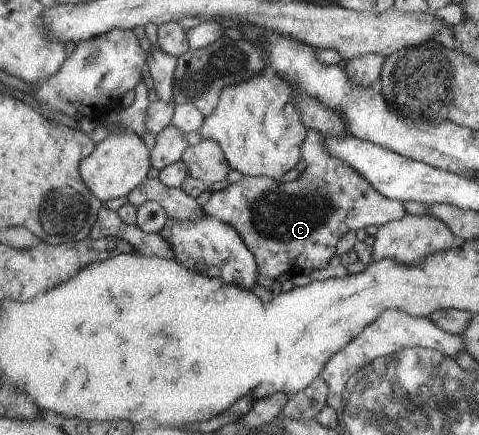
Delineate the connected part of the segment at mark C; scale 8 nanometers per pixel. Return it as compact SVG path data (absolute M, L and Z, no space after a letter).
M309 129L307 138L300 148L306 164L305 170L296 180L282 183L281 180L274 181L267 177L245 175L227 188L211 192L209 201L202 206L207 217L225 221L240 233L244 243L256 257L259 272L263 276L275 279L291 268L299 268L299 270L327 268L327 262L335 254L335 244L347 230L358 231L371 224L380 227L382 224L405 216L405 206L399 200L383 196L352 165L334 157L324 147L325 139L323 133Z

